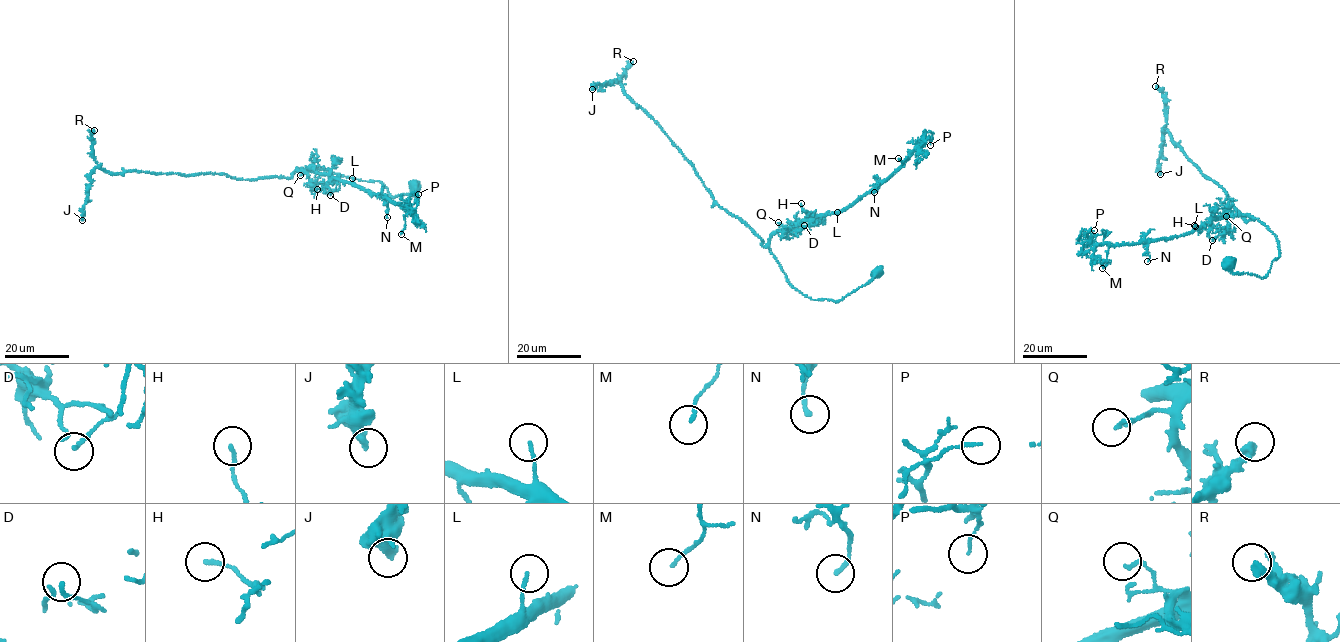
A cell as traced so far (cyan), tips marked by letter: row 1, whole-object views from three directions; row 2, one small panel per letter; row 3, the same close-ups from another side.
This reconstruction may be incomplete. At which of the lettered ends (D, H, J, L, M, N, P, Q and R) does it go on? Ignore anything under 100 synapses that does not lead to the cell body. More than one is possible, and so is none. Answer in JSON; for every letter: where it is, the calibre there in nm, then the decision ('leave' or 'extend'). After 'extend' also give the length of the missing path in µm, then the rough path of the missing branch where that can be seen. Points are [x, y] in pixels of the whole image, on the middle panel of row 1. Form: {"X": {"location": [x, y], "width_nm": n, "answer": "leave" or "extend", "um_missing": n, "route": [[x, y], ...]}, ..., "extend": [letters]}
{"D": {"location": [804, 225], "width_nm": 140, "answer": "leave"}, "H": {"location": [801, 203], "width_nm": 140, "answer": "leave"}, "J": {"location": [592, 89], "width_nm": 400, "answer": "leave"}, "L": {"location": [837, 212], "width_nm": 110, "answer": "leave"}, "M": {"location": [898, 158], "width_nm": 110, "answer": "leave"}, "N": {"location": [874, 192], "width_nm": 160, "answer": "leave"}, "P": {"location": [930, 145], "width_nm": 110, "answer": "leave"}, "Q": {"location": [778, 222], "width_nm": 140, "answer": "leave"}, "R": {"location": [633, 61], "width_nm": 320, "answer": "leave"}, "extend": []}

